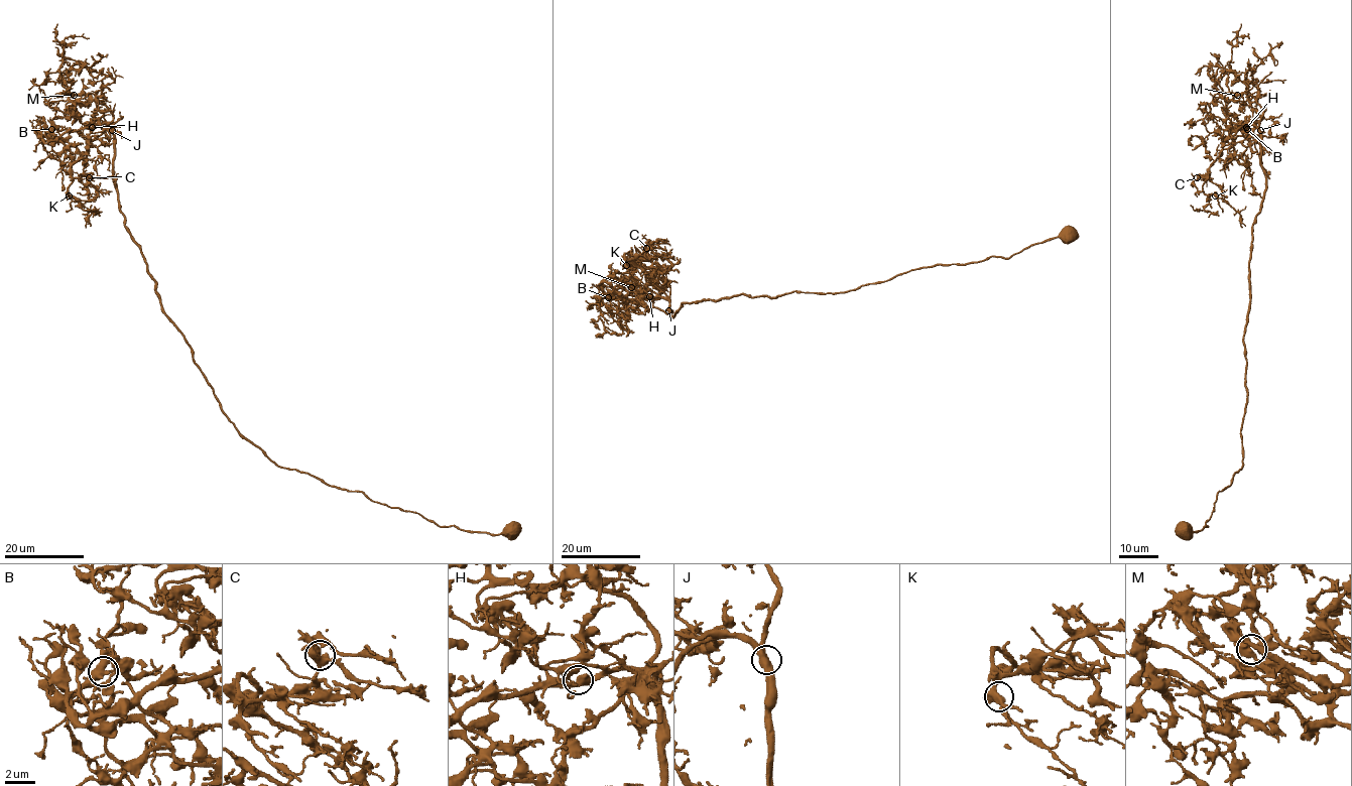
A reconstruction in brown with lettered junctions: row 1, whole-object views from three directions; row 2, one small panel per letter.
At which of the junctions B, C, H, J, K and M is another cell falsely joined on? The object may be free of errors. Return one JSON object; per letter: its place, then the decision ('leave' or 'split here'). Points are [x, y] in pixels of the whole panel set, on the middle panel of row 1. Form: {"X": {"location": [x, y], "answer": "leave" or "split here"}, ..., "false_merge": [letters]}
{"B": {"location": [608, 297], "answer": "leave"}, "C": {"location": [646, 248], "answer": "leave"}, "H": {"location": [649, 296], "answer": "leave"}, "J": {"location": [668, 310], "answer": "leave"}, "K": {"location": [626, 265], "answer": "leave"}, "M": {"location": [631, 287], "answer": "leave"}, "false_merge": []}

